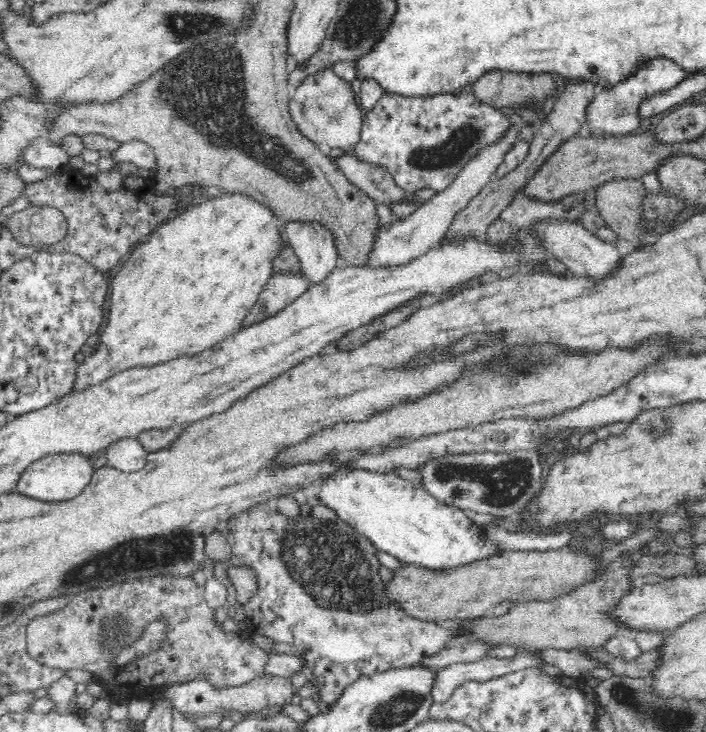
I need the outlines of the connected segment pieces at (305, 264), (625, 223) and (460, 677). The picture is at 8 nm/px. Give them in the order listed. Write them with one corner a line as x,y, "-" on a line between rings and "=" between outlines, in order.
320,217
284,219
282,225
298,255
300,268
314,283
320,283
341,263
334,231
=
619,179
604,183
593,191
594,211
619,238
640,245
644,230
637,228
637,200
646,192
640,179
=
517,654
511,658
482,656
474,662
459,662
447,664
434,674
430,696
433,702
445,702
450,698
453,690
467,681
488,681
515,672
520,668
534,665
534,658
524,654

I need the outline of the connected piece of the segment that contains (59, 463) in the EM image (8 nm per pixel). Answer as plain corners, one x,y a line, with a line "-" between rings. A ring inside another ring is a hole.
74,453
44,455
33,460
20,472
13,492
50,502
71,499
89,483
92,474
92,461
93,459
89,456

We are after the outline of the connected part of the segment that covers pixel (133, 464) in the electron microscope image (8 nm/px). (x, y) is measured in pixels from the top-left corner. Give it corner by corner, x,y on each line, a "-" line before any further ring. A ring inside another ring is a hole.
135,437
117,440
115,443
107,446
104,453
106,455
107,464
110,467
117,468
120,472
126,473
138,472
138,470
144,468
149,455
149,452
143,447
142,440
136,439

